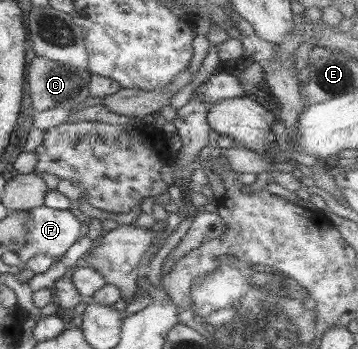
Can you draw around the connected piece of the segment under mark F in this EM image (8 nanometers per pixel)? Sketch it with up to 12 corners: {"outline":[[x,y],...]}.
{"outline":[[30,209],[22,261],[35,253],[56,260],[80,239],[70,209]]}

